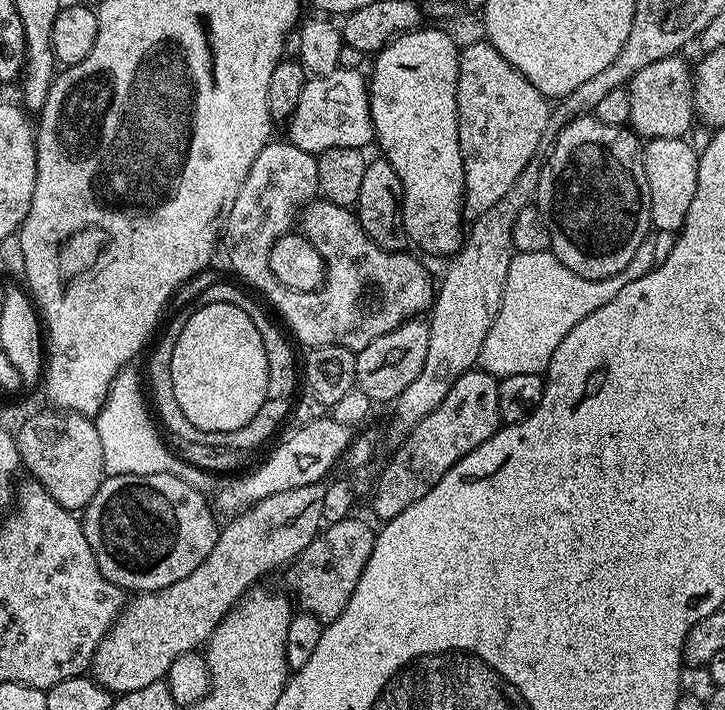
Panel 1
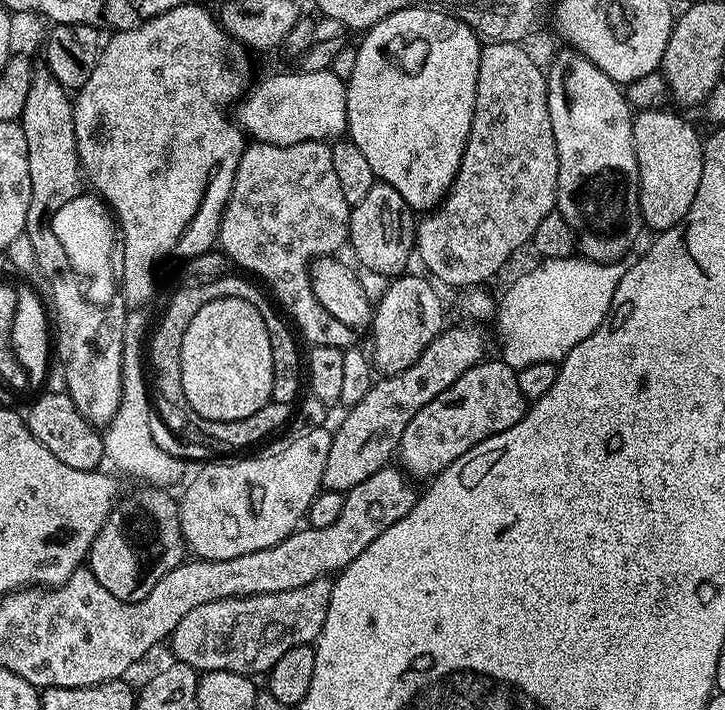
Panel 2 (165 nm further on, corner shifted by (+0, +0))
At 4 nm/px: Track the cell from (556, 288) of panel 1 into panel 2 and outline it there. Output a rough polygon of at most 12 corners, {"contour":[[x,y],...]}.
{"contour":[[651,244],[541,259],[499,297],[504,363],[556,364],[605,320]]}

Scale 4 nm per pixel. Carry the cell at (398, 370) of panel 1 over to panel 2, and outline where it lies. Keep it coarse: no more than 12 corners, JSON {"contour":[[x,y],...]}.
{"contour":[[401,274],[374,304],[370,360],[393,376],[446,327],[427,275]]}

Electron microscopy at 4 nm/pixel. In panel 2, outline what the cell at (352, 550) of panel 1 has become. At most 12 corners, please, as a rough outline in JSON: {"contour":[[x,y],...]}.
{"contour":[[332,580],[194,606],[173,657],[267,674],[320,637]]}

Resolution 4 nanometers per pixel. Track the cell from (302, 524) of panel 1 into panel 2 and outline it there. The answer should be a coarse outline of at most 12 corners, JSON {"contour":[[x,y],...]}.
{"contour":[[445,327],[373,383],[332,432],[323,487],[389,467],[414,414],[485,359],[483,327]]}

